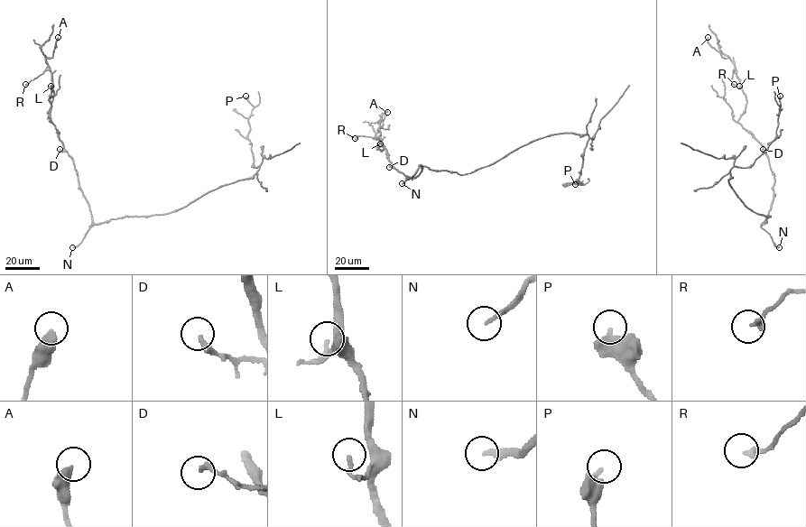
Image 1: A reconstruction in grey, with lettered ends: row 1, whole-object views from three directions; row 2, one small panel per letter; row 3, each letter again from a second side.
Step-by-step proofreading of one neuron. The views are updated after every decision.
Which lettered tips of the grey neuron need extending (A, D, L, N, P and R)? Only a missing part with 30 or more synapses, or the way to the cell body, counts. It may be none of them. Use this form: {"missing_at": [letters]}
{"missing_at": ["N"]}

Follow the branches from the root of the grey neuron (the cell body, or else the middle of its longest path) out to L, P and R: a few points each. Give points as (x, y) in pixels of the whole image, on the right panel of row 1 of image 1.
L: (766, 218), (762, 226), (773, 199), (774, 176), (763, 146), (737, 122), (746, 103), (739, 86)
P: (766, 218), (770, 217), (757, 214), (745, 206), (728, 180), (734, 166), (750, 167), (775, 139), (780, 96)
R: (766, 218), (762, 226), (773, 199), (774, 176), (763, 146), (737, 122), (746, 100), (735, 69), (734, 84)

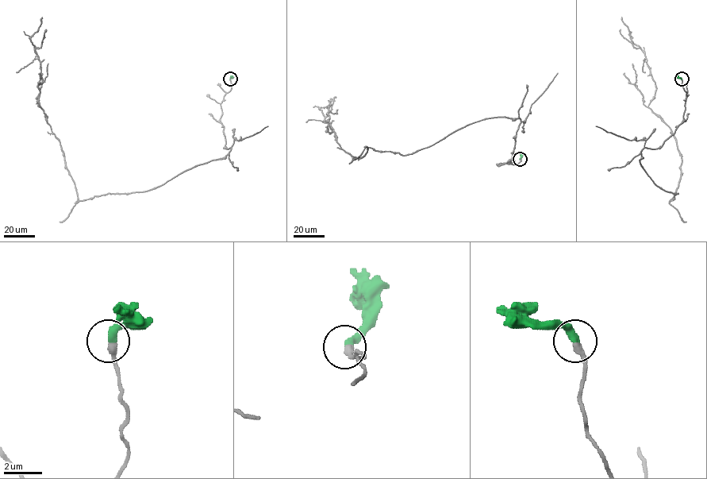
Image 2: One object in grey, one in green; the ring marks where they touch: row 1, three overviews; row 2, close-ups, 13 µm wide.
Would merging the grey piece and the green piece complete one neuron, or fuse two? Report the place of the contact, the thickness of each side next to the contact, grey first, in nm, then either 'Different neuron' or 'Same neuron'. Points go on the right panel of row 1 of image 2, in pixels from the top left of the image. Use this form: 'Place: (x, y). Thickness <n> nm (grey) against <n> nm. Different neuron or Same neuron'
Place: (682, 79). Thickness 360 nm (grey) against 420 nm. Same neuron

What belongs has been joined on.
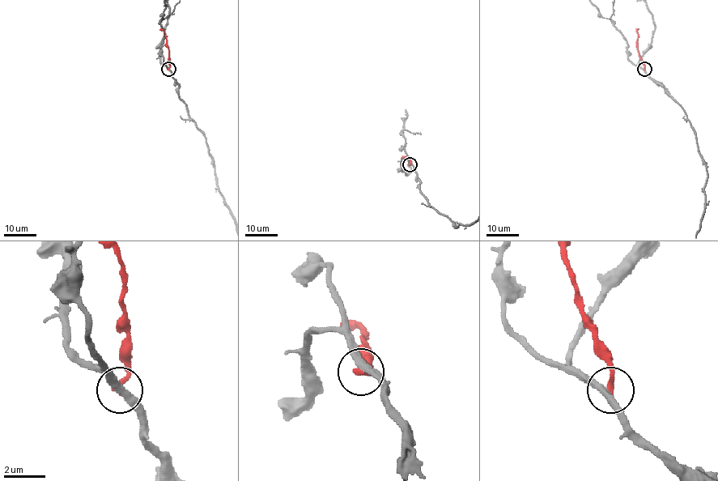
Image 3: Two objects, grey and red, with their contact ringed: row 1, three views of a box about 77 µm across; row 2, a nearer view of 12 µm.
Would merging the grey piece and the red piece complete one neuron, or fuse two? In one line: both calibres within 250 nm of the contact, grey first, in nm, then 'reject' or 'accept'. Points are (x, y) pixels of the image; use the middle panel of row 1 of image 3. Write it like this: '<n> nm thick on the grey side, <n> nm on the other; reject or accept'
320 nm thick on the grey side, 300 nm on the other; reject

